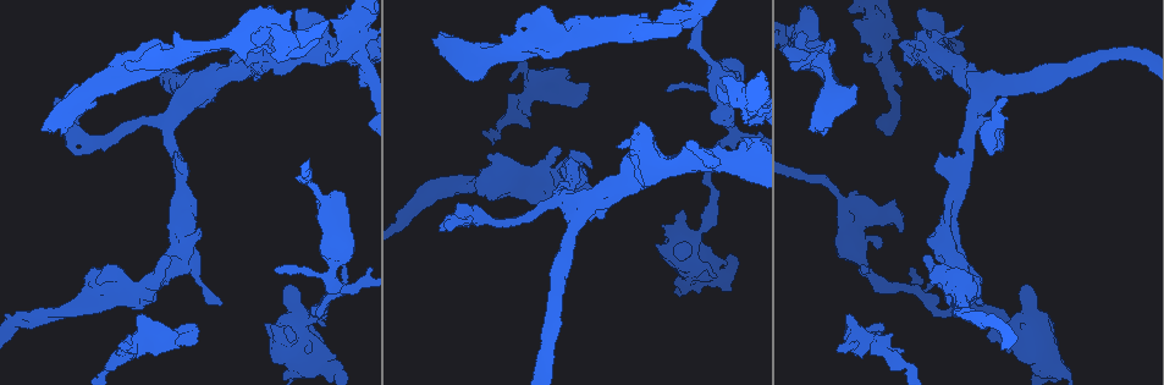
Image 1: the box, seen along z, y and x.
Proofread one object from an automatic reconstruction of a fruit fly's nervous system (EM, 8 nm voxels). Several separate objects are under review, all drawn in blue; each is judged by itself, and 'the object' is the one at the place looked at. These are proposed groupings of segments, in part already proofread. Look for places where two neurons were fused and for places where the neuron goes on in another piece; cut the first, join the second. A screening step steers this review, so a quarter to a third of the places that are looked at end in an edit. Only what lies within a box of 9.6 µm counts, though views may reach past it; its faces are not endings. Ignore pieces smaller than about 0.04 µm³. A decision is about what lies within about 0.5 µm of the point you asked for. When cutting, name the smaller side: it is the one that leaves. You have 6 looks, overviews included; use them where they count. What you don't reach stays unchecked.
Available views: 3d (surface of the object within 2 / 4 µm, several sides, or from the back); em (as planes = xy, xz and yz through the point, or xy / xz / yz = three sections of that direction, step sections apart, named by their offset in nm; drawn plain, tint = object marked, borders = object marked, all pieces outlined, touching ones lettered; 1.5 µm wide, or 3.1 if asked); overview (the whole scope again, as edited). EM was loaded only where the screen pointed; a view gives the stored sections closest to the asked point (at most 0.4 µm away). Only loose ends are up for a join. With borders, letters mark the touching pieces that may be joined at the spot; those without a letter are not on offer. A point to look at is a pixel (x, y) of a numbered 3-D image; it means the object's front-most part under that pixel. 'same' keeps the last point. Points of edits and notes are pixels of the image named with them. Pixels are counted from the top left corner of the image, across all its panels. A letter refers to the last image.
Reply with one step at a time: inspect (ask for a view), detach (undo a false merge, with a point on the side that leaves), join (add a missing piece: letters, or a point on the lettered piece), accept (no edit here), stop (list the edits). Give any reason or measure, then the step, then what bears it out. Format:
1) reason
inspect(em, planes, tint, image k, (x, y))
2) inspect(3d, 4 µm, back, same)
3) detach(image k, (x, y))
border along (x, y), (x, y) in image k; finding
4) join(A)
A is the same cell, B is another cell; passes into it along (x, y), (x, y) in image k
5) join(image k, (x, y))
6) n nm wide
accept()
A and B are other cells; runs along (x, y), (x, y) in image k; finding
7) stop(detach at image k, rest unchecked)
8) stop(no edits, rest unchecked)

free end
inspect(em, planes, borders, image 1, (851, 349))

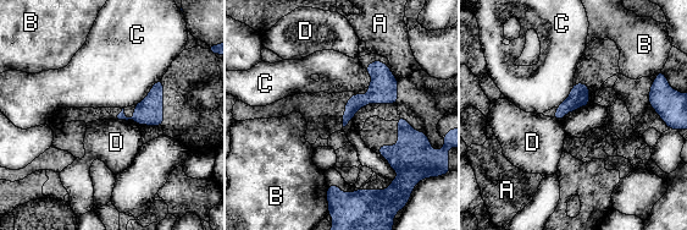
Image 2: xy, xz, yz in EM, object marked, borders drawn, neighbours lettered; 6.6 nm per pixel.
accept()
A, B, C and D are other cells; border along (572, 85), (569, 96), (555, 107) in image 2; none of them fits

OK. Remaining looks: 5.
free end
inspect(em, planes, borders, image 1, (191, 325))

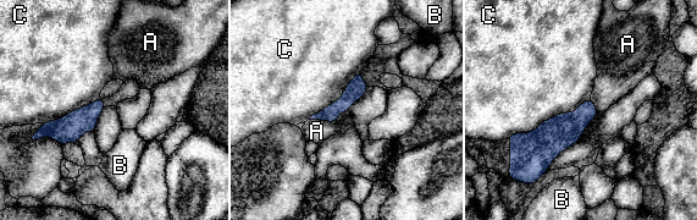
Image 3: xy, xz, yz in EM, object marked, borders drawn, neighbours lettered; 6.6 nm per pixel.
accept()
A, B and C are other cells; runs along (359, 78), (337, 108), (316, 116) in image 3; no lettered piece goes on from it

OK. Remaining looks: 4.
calibre changes
inspect(3d, 4 µm, image 1, (306, 322))

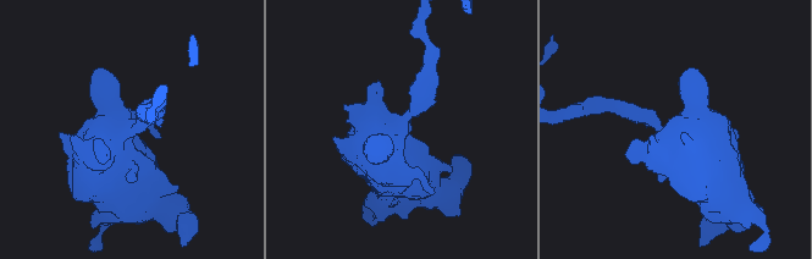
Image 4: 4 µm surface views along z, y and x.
now the EM
inspect(em, planes, tint, image 4, (672, 130))

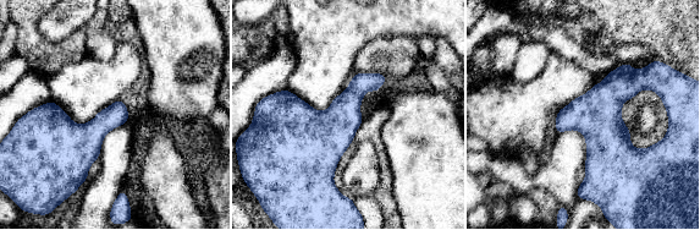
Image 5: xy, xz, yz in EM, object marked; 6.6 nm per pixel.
what lies round it
inspect(em, planes, borders, same)

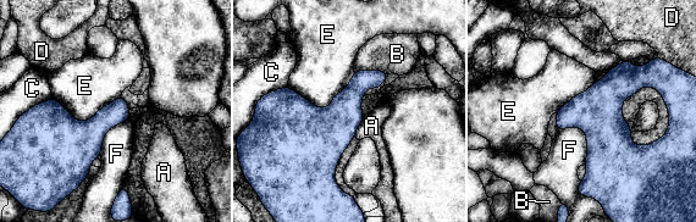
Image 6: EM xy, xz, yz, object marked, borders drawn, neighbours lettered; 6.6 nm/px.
280 nm wide
accept()
A, B, C, D, E and F are other cells; border along (354, 72), (324, 107), (288, 87) in image 6; one neuron here

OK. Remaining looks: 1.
stop(no edits, rest unchecked)

